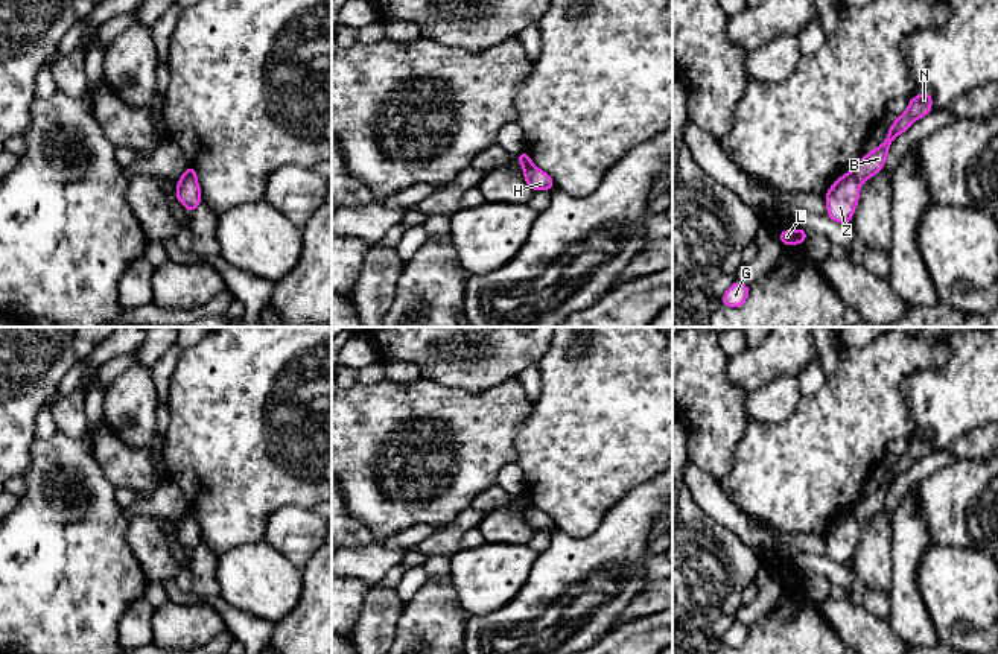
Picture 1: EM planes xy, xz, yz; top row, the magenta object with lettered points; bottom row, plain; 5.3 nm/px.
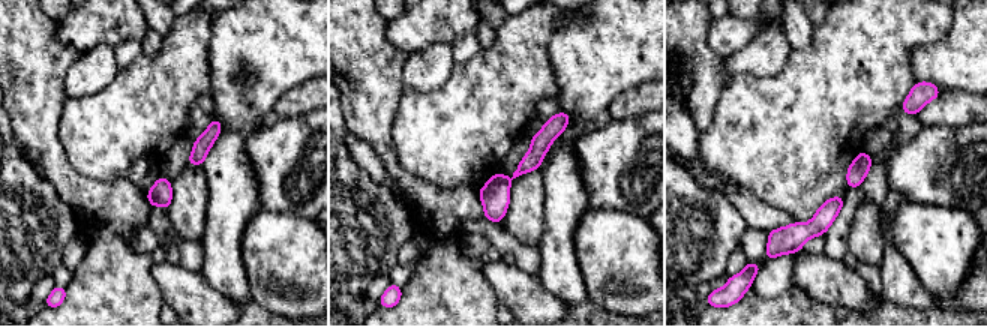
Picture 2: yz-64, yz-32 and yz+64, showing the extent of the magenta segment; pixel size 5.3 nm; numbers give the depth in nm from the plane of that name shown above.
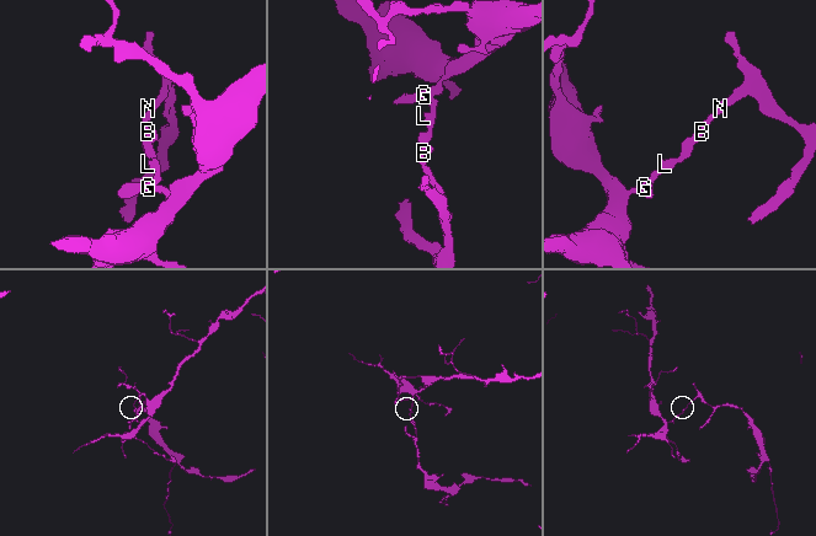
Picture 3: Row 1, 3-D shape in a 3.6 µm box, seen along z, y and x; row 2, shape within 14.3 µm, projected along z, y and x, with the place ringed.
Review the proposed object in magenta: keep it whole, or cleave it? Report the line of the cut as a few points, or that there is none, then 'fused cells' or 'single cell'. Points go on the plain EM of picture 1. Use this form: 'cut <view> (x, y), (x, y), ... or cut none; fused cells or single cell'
cut yz (851, 513), (858, 523); fused cells

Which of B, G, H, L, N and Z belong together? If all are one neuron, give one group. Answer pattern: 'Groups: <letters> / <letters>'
Groups: B H N / G L Z

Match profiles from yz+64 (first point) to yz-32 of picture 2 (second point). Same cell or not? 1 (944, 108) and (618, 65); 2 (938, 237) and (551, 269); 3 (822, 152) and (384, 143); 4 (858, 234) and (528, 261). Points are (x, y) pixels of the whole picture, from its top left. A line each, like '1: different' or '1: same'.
1: different
2: different
3: different
4: different

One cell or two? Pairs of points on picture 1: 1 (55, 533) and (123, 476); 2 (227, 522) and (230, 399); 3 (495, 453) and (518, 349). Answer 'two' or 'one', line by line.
1: two
2: one
3: two

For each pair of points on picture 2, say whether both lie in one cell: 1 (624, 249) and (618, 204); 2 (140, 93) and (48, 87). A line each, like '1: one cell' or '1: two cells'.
1: two cells
2: two cells

